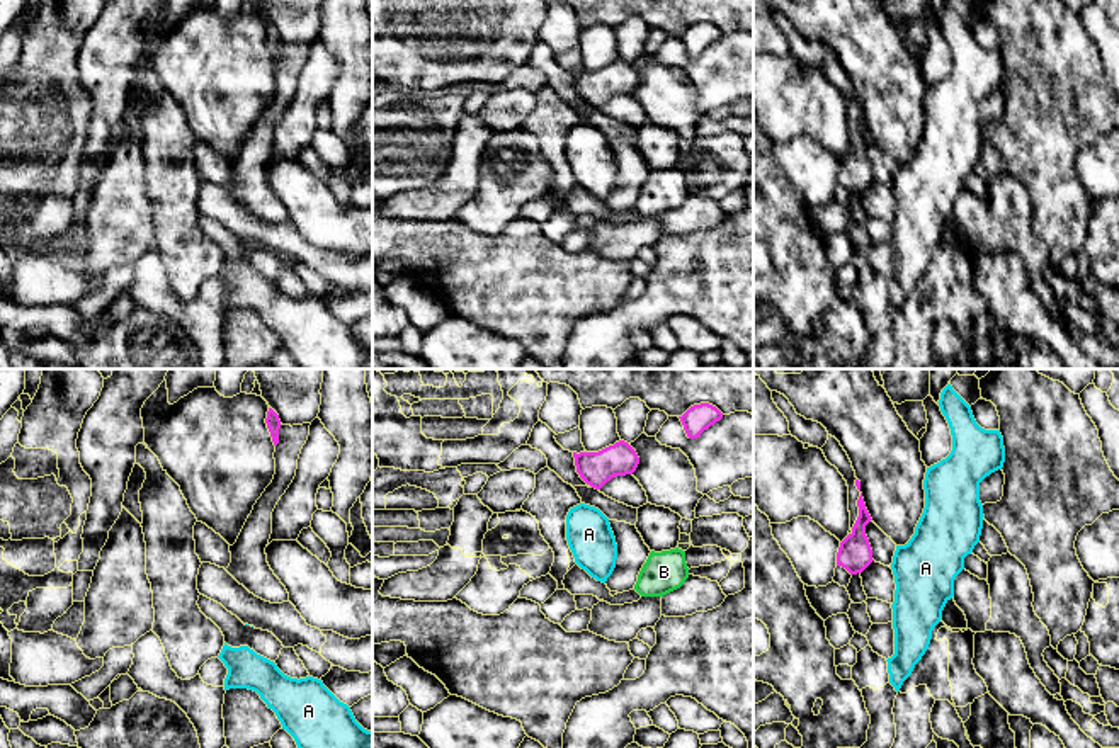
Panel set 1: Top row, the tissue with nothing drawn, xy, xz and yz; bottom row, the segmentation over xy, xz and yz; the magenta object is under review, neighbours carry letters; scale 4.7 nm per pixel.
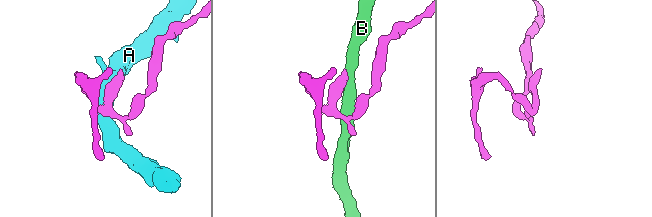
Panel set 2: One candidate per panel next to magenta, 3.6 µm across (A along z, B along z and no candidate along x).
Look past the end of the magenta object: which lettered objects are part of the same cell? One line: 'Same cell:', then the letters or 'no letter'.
Same cell: no letter

